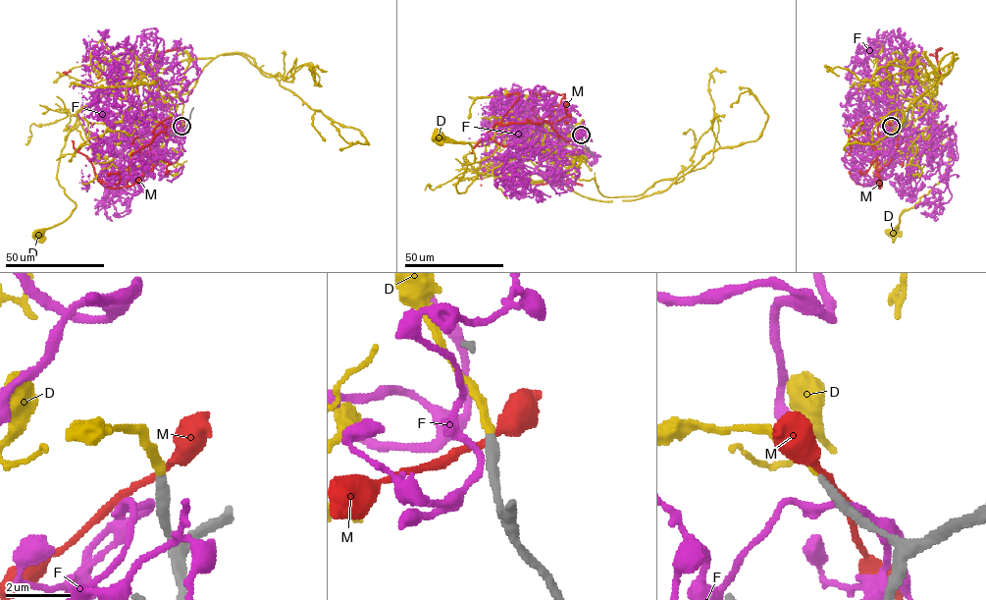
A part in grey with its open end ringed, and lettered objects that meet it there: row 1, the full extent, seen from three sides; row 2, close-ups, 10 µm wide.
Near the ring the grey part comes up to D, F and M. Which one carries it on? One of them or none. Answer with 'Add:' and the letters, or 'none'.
Add: D

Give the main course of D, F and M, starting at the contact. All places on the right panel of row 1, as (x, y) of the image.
D: (891, 126), (883, 123), (896, 122), (920, 156), (932, 117), (949, 151), (940, 181), (899, 216), (892, 233)
F: (892, 128), (894, 158), (911, 139), (908, 123), (853, 68), (861, 45), (882, 60), (888, 34), (893, 59)
M: (891, 126), (897, 149), (876, 169), (880, 188), (884, 164), (909, 140), (930, 62), (925, 56)

